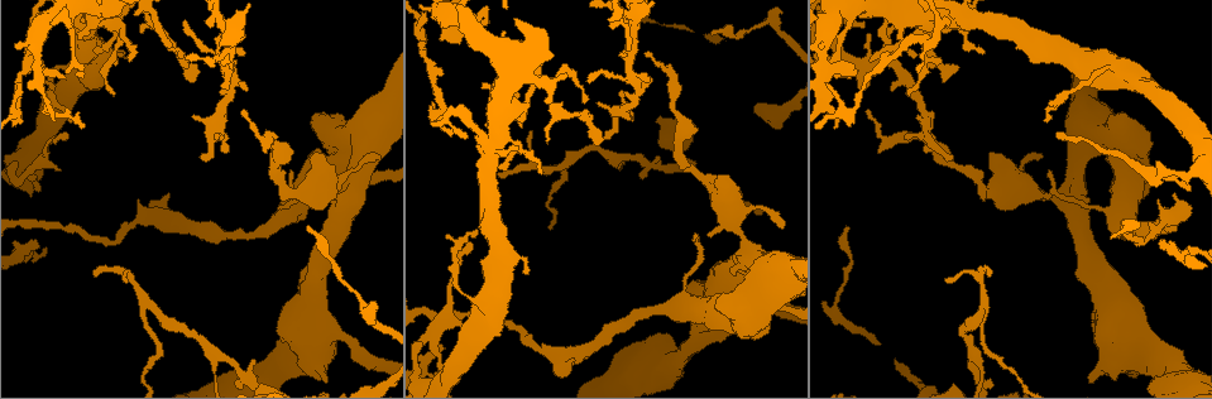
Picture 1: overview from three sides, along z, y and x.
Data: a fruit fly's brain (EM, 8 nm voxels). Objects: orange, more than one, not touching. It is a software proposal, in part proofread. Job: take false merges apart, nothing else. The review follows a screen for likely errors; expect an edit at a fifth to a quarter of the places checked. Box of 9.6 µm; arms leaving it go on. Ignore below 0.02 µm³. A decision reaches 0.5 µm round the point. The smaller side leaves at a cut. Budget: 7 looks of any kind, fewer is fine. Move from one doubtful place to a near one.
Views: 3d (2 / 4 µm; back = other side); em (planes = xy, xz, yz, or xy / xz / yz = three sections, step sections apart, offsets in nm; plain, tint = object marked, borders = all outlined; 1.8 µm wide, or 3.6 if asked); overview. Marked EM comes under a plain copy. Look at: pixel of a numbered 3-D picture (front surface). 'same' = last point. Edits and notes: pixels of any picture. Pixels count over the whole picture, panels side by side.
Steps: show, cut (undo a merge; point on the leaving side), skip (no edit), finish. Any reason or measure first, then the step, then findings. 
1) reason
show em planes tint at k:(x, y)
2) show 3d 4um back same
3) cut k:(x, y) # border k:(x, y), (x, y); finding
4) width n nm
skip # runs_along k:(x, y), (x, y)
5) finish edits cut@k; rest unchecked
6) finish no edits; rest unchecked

sudden change in width
show em 3.6um xz step 8 tint at 1:(836, 293)

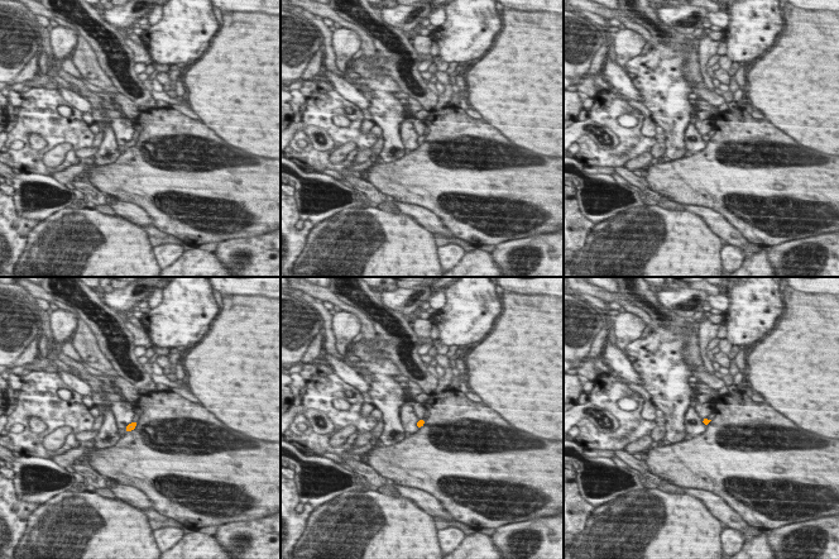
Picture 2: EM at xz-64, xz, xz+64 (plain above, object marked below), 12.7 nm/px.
show em 3.6um yz step 4 tint same

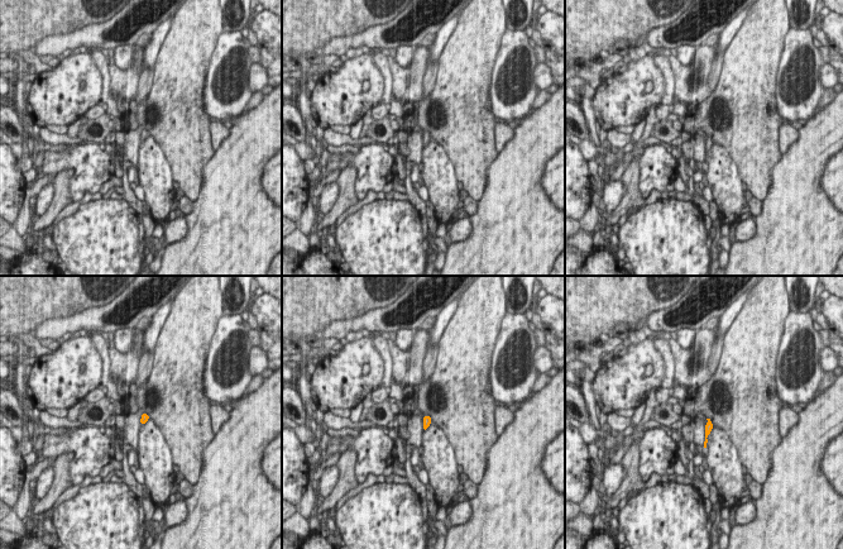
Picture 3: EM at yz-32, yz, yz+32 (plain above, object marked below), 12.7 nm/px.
skip # continuous, no second cell

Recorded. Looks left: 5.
side arm on a straight run
show 3d 2um at 1:(474, 37)

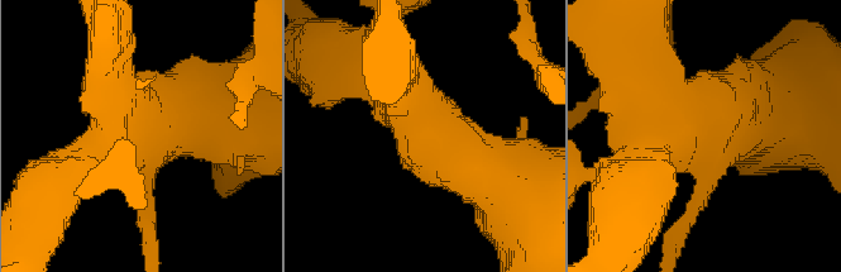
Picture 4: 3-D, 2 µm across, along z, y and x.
arms 3
show em planes borders at 4:(704, 163)

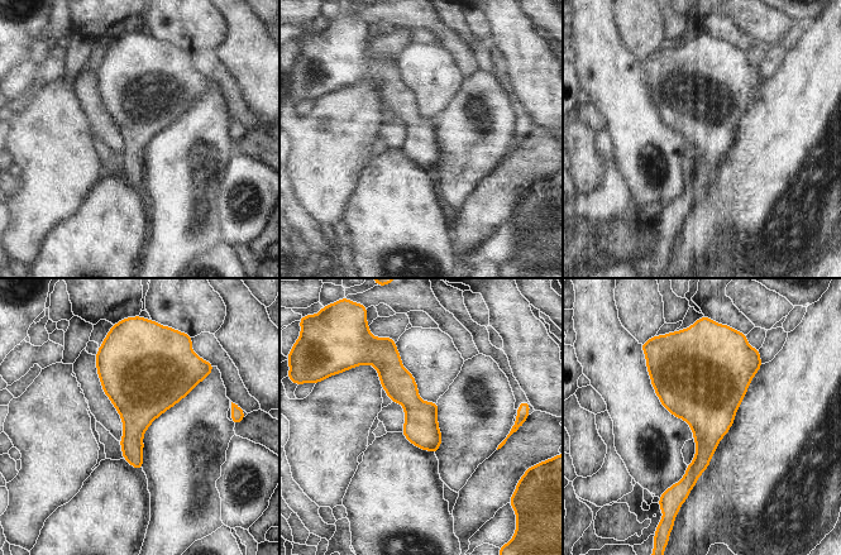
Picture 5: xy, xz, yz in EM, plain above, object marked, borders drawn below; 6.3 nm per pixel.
skip # runs_along 5:(382, 355), (434, 449); one cell here

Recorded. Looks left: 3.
sudden change in width
show 3d 2um at 1:(961, 17)

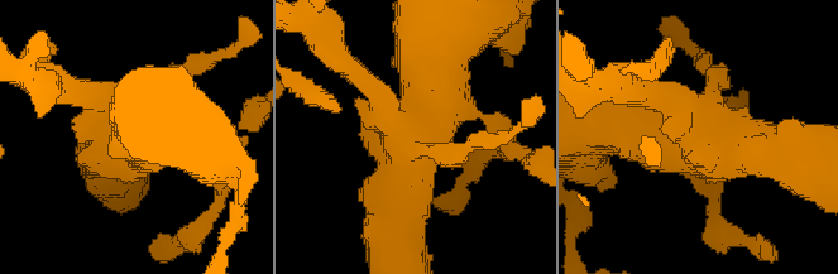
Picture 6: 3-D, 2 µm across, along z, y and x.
show em 3.6um planes tint at 6:(702, 133)

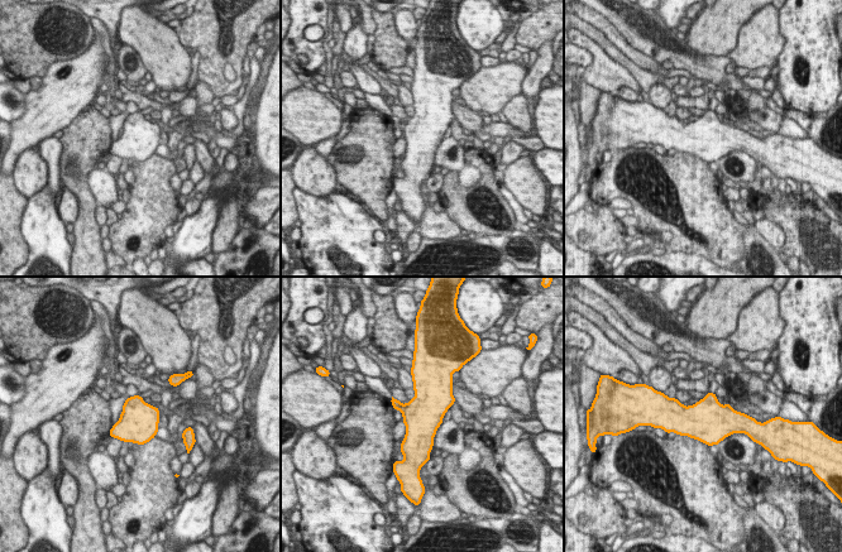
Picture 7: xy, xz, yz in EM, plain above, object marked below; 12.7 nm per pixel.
skip # continuous, no second cell

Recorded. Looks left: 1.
finish no edits; rest unchecked

